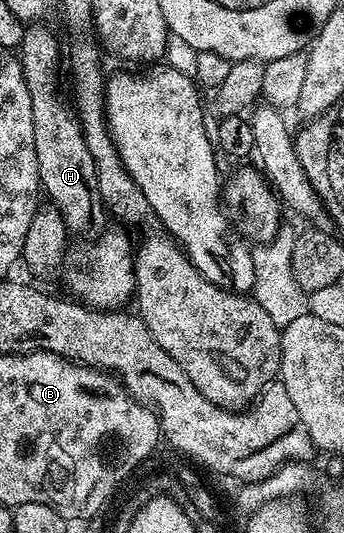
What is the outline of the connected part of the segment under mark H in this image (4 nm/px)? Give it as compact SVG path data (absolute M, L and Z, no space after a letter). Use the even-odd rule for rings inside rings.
M41 22L26 27L19 49L19 59L27 90L31 94L31 118L35 126L35 158L39 162L39 178L44 195L63 214L63 222L70 233L89 236L106 227L107 213L101 203L99 186L95 178L95 162L87 150L81 124L74 109L61 101L57 93L57 63L62 63L63 52L57 49L57 36Z

